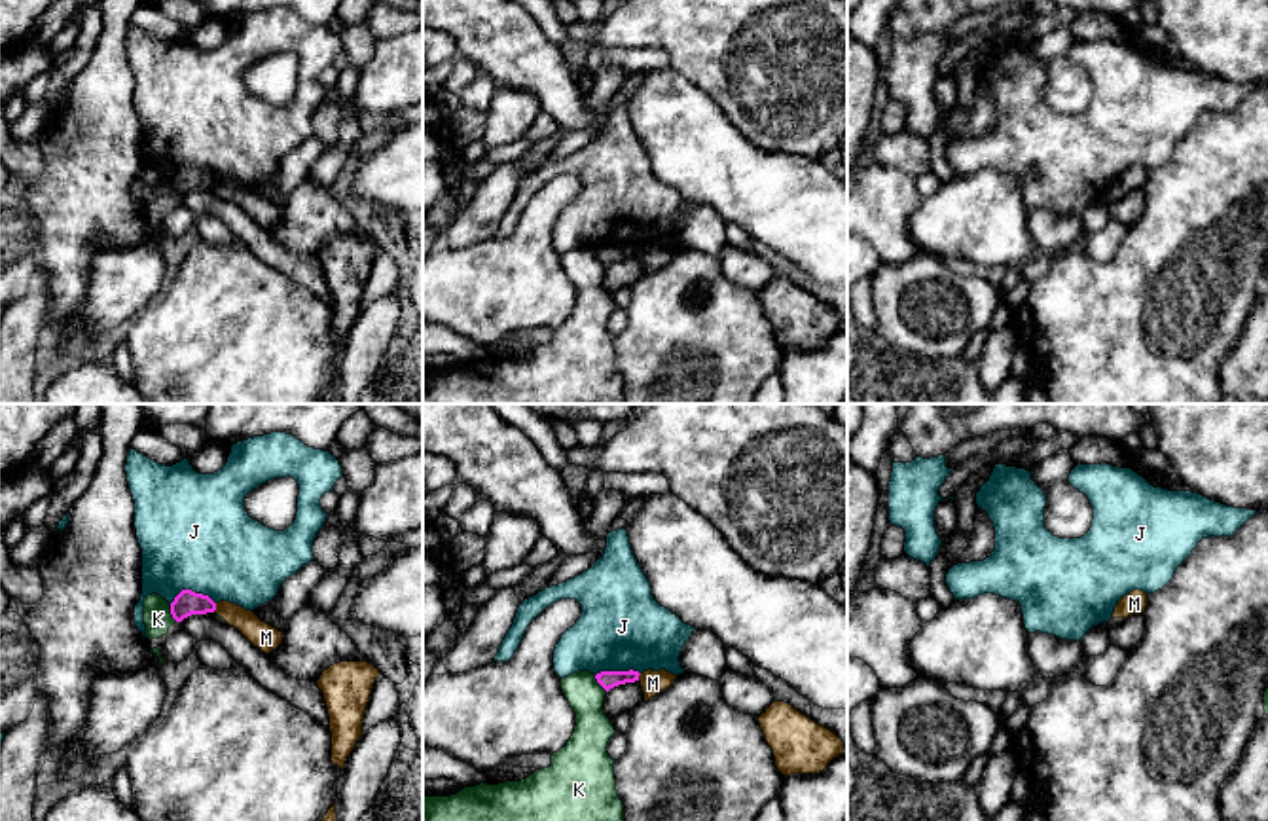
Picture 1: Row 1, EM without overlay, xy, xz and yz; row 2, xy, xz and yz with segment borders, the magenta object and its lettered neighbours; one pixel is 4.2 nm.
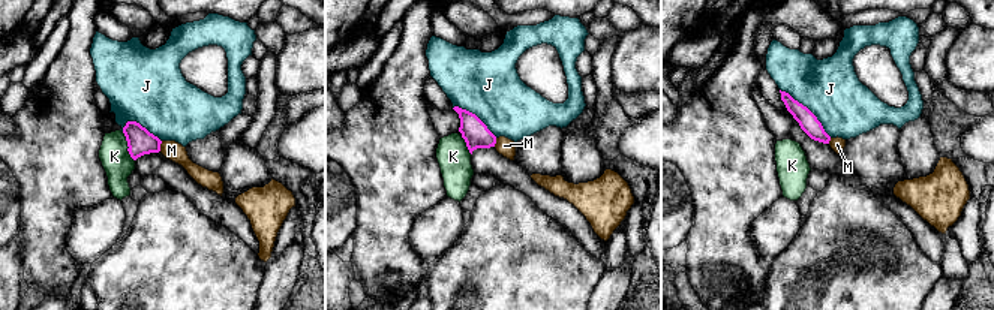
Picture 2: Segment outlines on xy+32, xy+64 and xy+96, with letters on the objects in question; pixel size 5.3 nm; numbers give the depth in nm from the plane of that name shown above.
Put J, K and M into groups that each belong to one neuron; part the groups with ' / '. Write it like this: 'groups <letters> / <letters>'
groups J / K / M

